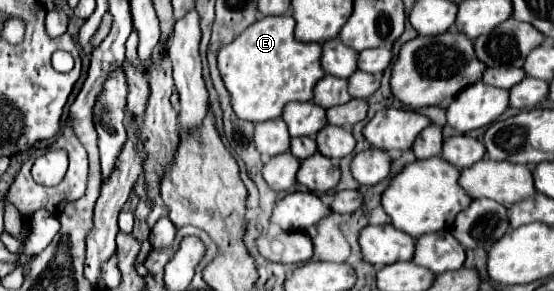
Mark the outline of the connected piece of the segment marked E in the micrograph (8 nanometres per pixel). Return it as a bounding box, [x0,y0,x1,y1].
[218,17,324,123]

